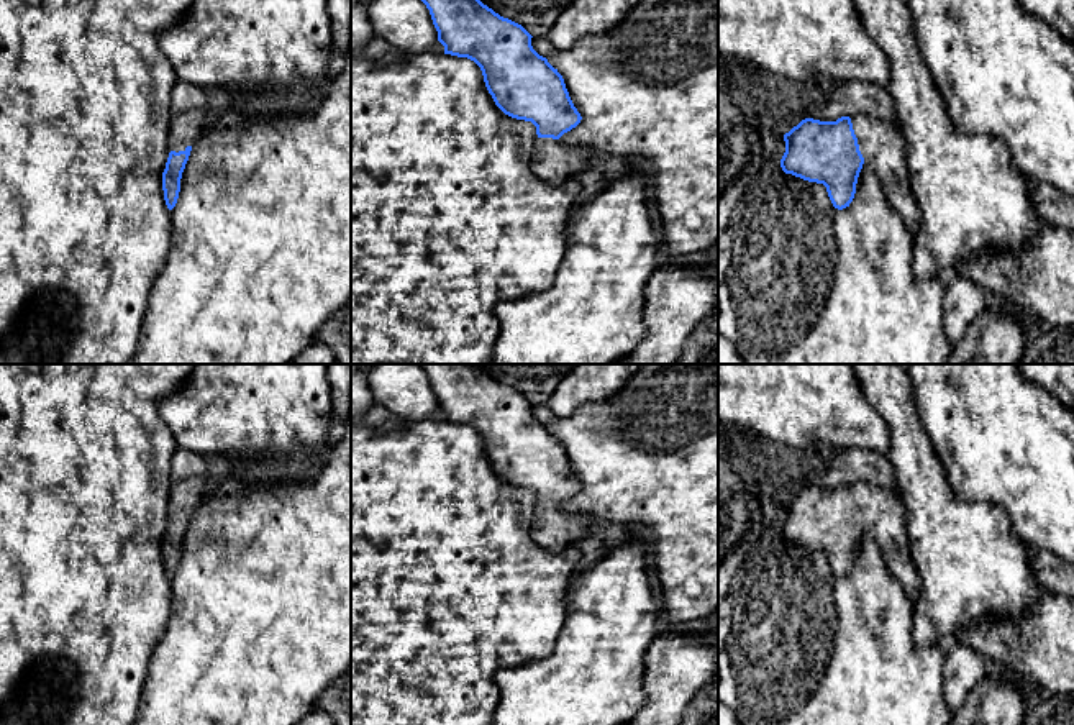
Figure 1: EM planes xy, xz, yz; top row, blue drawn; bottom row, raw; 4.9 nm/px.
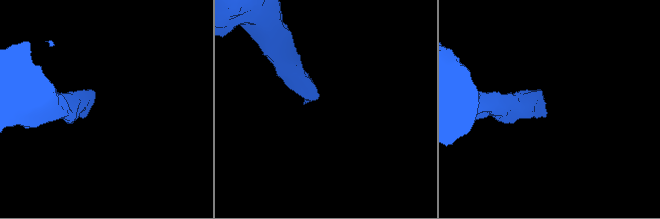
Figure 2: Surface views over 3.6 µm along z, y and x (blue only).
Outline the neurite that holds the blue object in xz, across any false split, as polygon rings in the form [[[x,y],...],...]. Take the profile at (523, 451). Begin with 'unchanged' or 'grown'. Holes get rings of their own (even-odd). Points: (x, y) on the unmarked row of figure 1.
grown; [[[418,364],[430,377],[444,422],[474,428],[495,472],[508,484],[531,489],[538,508],[530,536],[564,553],[592,533],[590,513],[567,513],[559,505],[582,484],[562,443],[531,413],[531,402],[500,384],[477,364]]]

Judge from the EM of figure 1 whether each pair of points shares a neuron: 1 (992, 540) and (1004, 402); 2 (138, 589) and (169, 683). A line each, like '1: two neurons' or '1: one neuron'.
1: two neurons
2: two neurons

